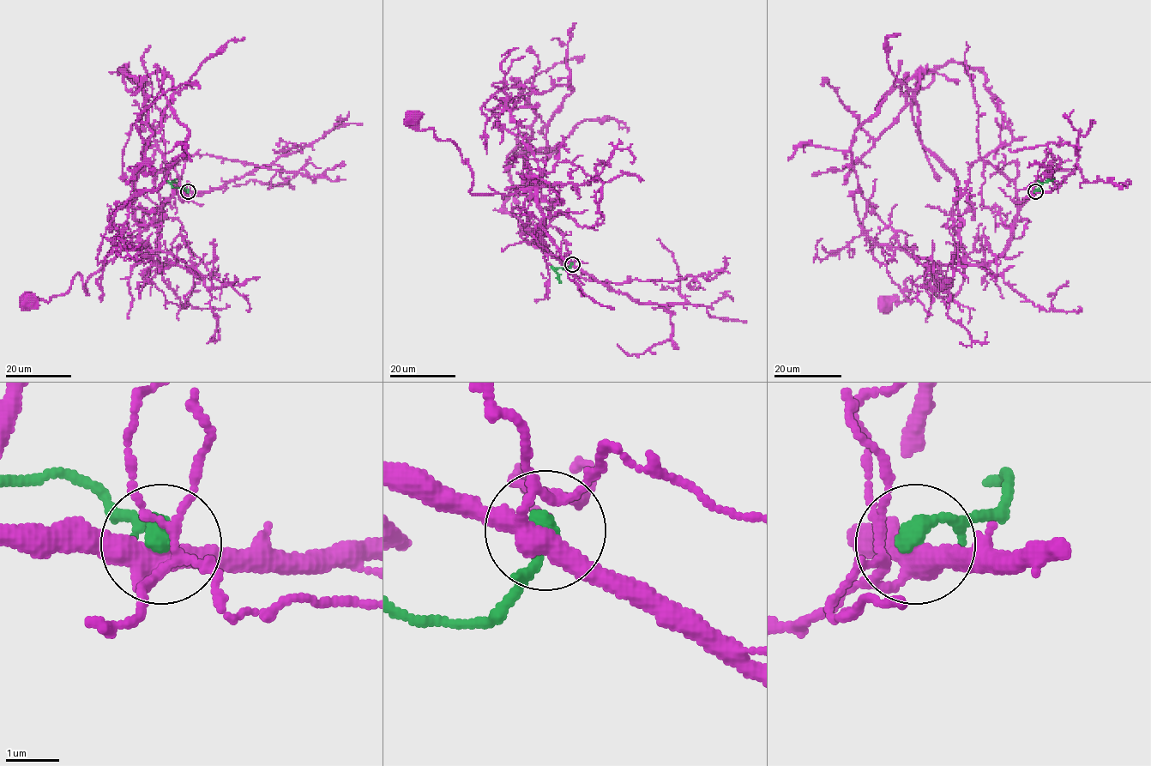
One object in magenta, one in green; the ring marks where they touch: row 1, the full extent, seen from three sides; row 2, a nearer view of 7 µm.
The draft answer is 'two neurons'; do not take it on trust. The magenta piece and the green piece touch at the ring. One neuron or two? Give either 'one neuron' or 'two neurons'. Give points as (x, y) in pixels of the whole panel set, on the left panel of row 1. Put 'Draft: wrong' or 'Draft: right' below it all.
two neurons
Draft: right

